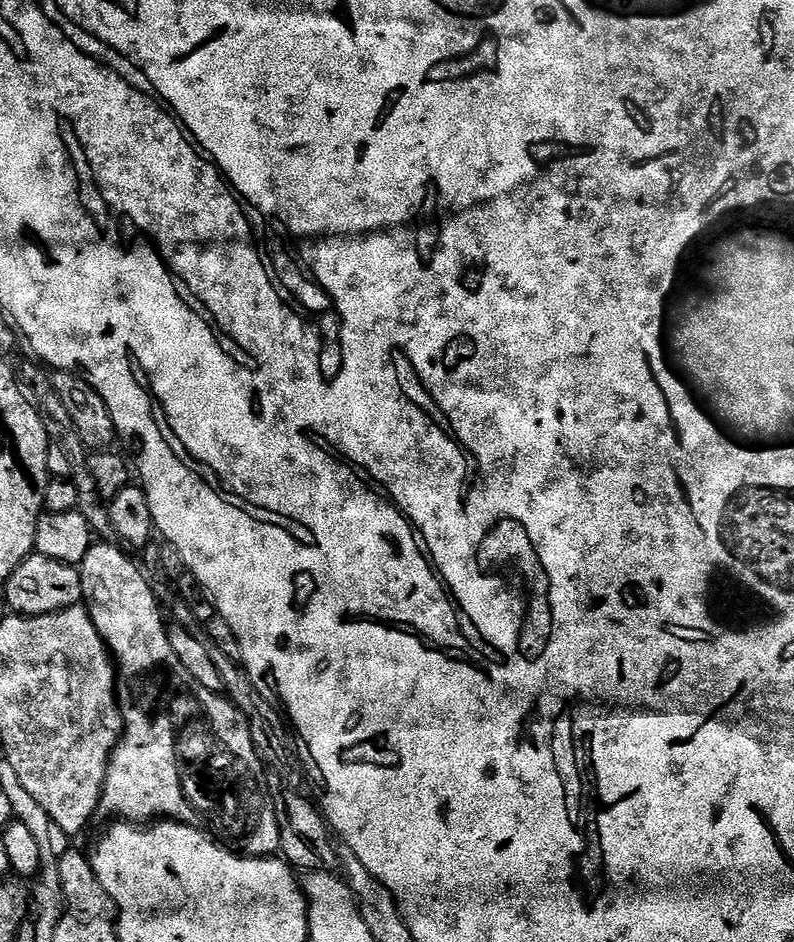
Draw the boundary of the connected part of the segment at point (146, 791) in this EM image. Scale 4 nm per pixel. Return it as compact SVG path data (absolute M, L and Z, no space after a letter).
M112 542L93 543L84 563L79 565L88 613L118 669L118 703L120 717L124 719L120 742L108 763L99 815L116 816L112 818L120 822L175 820L177 824L188 824L208 833L241 856L275 857L280 851L278 818L268 789L266 764L251 740L246 718L232 701L219 692L206 690L178 662L170 647L160 604L148 585L149 577L123 547L108 543Z

